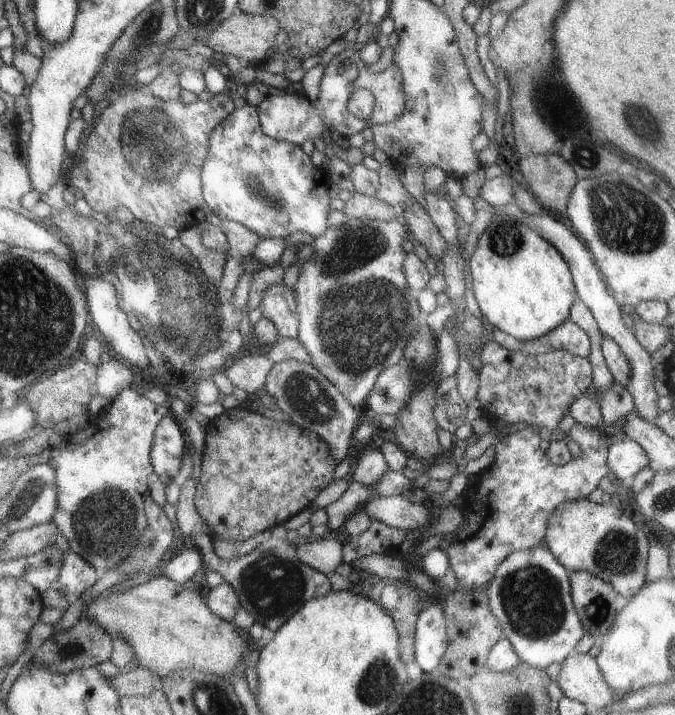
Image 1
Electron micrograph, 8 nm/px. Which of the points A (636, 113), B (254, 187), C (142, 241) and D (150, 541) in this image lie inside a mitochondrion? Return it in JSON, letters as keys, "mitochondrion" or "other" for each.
{"A":"mitochondrion","B":"mitochondrion","C":"mitochondrion","D":"mitochondrion"}

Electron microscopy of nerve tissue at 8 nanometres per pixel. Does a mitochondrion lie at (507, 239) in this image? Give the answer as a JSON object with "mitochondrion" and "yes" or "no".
{"mitochondrion":"yes"}

